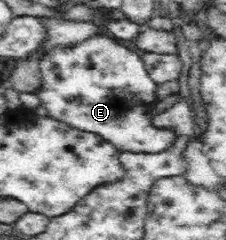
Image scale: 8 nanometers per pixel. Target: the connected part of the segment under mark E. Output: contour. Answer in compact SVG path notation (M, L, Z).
M109 35L97 36L94 39L87 40L86 43L79 44L78 47L71 48L70 51L57 51L53 53L53 57L49 60L43 61L40 65L41 72L43 73L43 87L41 87L41 93L38 97L43 102L43 106L48 110L49 116L56 121L65 123L69 127L74 129L79 129L85 133L93 133L106 141L113 144L120 152L123 149L135 150L135 153L163 153L174 148L175 145L179 145L182 141L183 135L179 134L179 131L173 129L155 129L150 123L150 114L148 111L152 109L157 102L156 88L158 84L151 79L150 74L147 72L147 67L145 62L143 62L143 57L139 57L135 51L123 47L117 43L117 39L109 39Z

